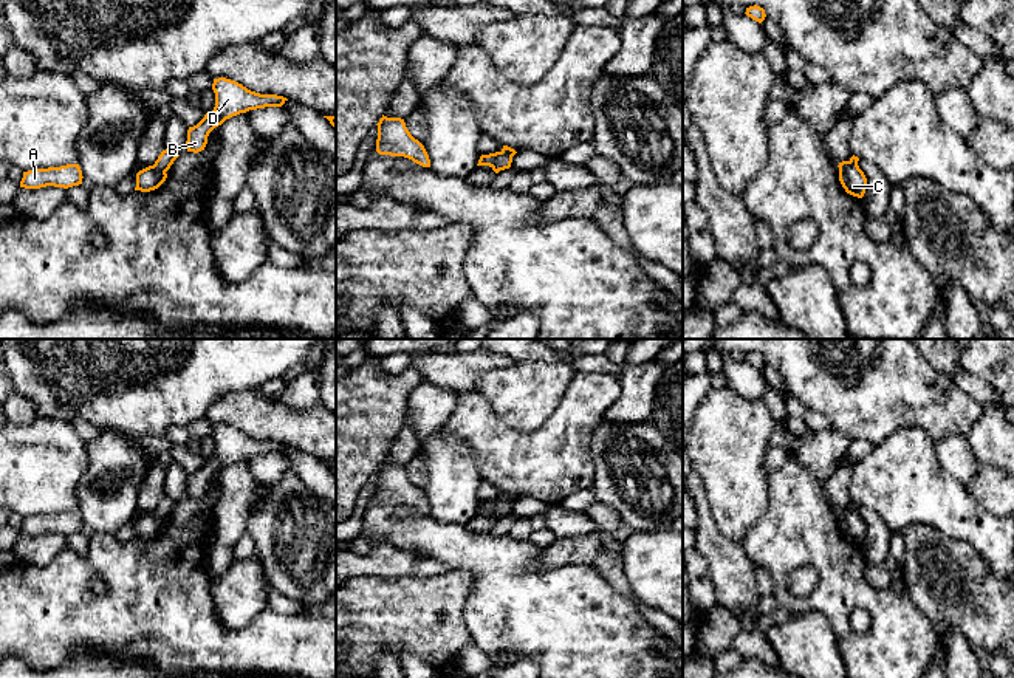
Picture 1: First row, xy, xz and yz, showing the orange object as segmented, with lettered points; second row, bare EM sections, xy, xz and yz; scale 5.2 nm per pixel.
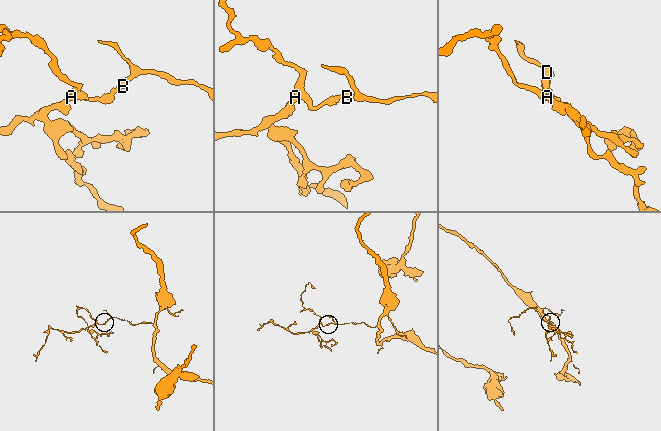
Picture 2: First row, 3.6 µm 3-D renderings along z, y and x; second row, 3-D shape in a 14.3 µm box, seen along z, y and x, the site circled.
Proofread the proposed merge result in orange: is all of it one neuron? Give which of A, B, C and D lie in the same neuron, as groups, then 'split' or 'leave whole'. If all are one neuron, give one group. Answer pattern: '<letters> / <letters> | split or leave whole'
A C / B D | split

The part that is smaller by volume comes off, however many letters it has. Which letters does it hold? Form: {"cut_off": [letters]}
{"cut_off": ["A", "C"]}

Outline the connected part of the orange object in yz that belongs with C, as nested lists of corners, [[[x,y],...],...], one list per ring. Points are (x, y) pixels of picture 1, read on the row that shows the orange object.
[[[848,164],[839,172],[839,181],[847,193],[862,198],[867,189],[867,178],[858,164]]]

